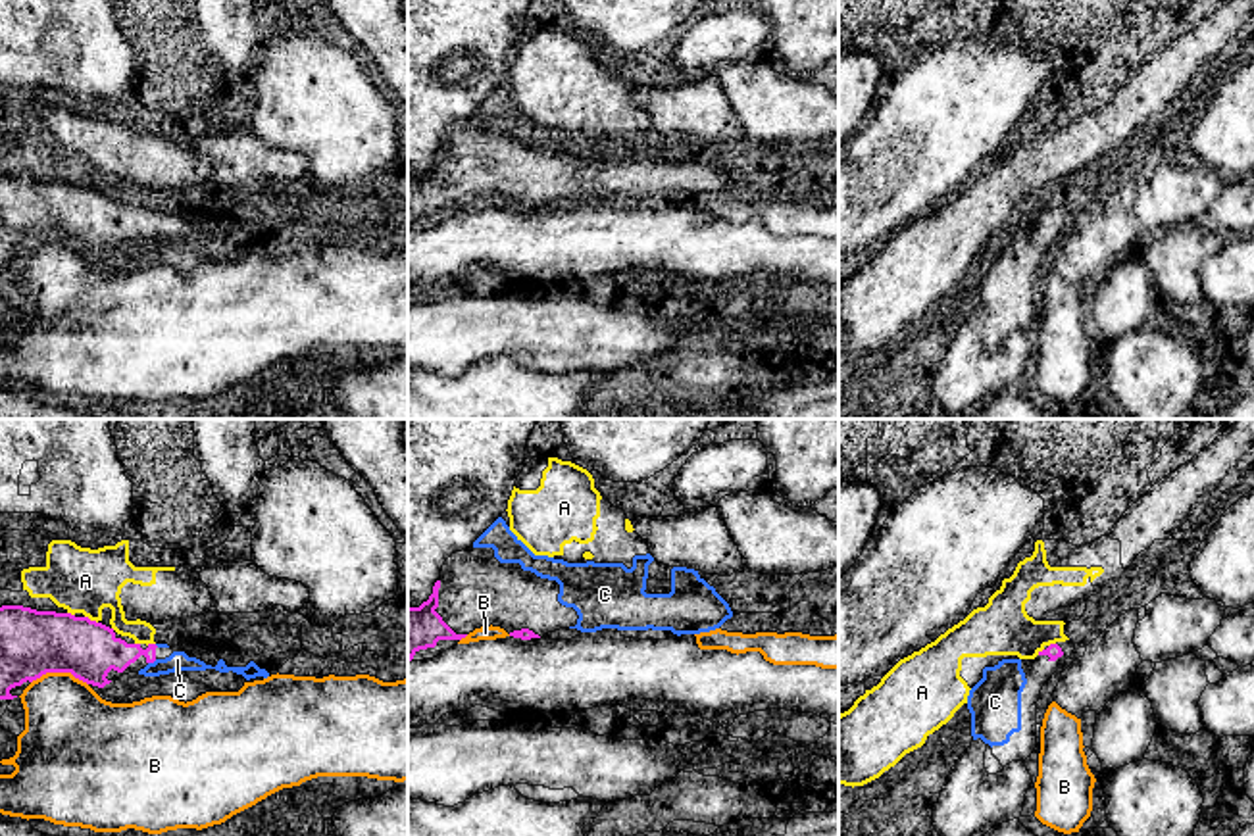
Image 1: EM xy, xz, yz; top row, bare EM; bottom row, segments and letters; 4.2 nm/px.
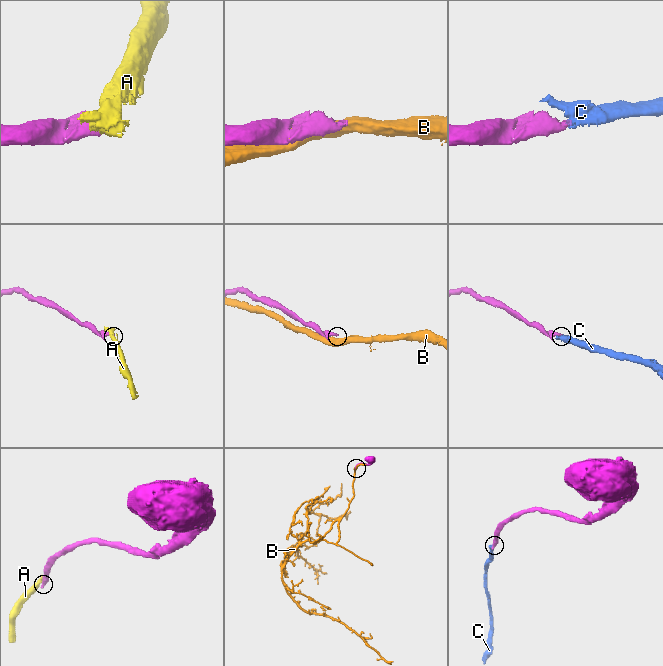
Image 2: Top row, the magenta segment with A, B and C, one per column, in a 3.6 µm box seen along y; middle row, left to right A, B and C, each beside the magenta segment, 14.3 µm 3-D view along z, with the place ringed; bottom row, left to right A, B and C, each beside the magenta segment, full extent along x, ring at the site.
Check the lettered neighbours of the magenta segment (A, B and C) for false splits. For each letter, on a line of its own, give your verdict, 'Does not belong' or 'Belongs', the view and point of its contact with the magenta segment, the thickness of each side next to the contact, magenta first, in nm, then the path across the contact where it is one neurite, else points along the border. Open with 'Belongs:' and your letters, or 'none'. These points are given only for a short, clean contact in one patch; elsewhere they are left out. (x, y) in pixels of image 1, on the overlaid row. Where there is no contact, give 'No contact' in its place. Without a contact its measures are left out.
Belongs: C
A: Does not belong. Touches magenta at xy (89, 619). Thickness 280 nm (magenta) against 280 nm. Boundary: xy (85, 615), (97, 623)
B: Does not belong. Touches magenta at xy (60, 671). Thickness 280 nm (magenta) against 380 nm. Boundary: xy (31, 681), (47, 673), (72, 673), (87, 685)
C: Belongs. Touches magenta at xy (152, 662). Thickness 200 nm (magenta) against 80 nm. Path across: xy (95, 650), (143, 652), (152, 662), (174, 663), (177, 660)

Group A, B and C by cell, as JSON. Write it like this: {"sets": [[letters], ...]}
{"sets": [["A"], ["B"], ["C"]]}

